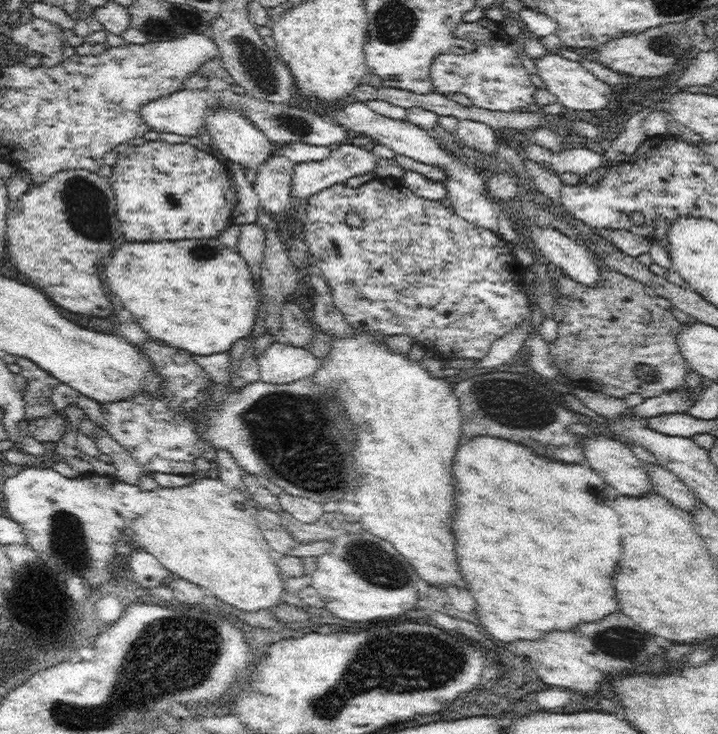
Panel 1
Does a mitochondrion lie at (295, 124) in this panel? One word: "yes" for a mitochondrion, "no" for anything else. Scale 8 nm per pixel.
yes

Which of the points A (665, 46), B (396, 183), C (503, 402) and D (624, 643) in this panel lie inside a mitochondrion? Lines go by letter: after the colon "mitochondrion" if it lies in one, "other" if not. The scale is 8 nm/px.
A: mitochondrion
B: other
C: mitochondrion
D: mitochondrion

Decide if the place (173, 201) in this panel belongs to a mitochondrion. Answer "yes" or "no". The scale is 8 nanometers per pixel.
no

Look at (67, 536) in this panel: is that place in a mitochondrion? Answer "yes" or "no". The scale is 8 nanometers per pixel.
yes

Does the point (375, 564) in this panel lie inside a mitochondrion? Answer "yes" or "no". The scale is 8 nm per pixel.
yes

